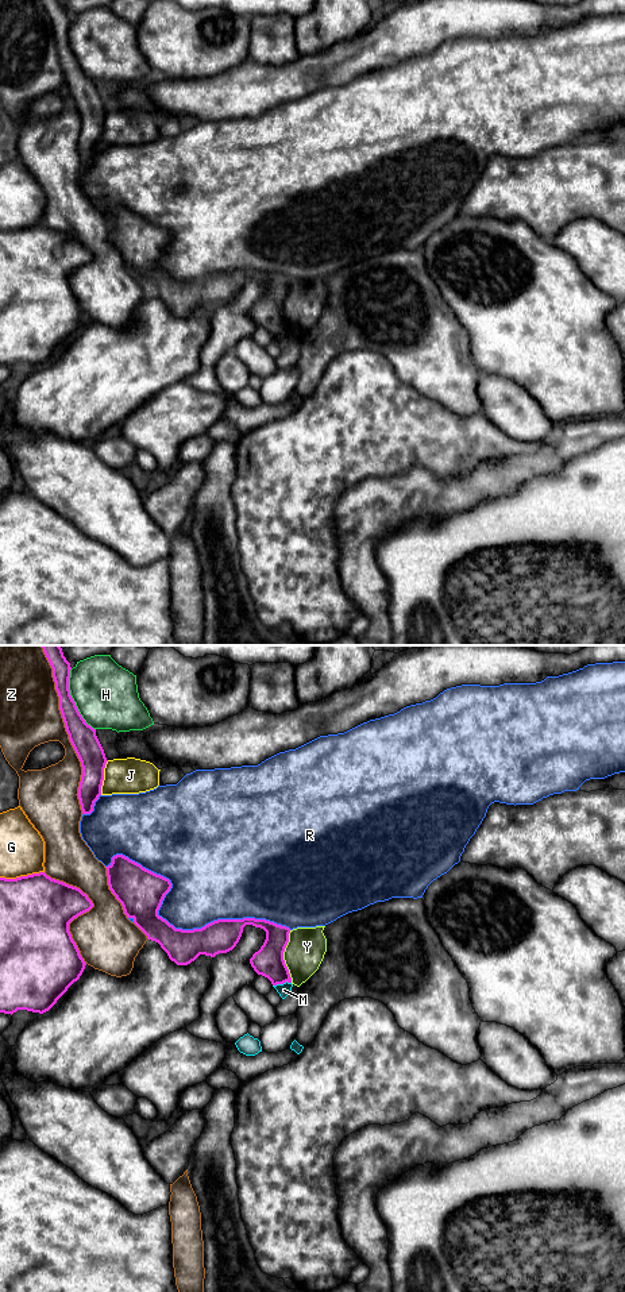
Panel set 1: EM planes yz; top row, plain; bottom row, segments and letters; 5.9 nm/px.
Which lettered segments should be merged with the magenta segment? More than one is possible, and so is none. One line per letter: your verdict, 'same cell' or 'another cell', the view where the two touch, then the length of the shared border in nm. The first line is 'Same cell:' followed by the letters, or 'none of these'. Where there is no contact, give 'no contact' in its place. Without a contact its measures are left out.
Same cell: none of these
G: another cell; meets magenta in yz; contact 260 nm long
H: another cell; meets magenta in yz; contact 400 nm long
J: another cell; meets magenta in yz; contact 220 nm long
M: another cell; meets magenta in yz; contact 110 nm long
R: another cell; meets magenta in yz; contact 1150 nm long
Y: another cell; meets magenta in yz; contact 320 nm long
Z: another cell; meets magenta in yz; contact 1000 nm long

